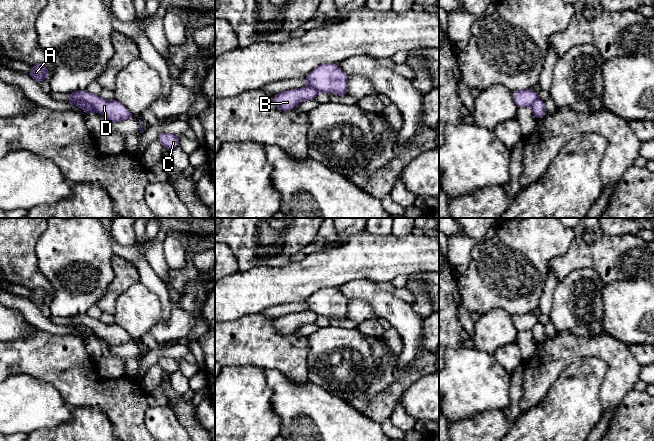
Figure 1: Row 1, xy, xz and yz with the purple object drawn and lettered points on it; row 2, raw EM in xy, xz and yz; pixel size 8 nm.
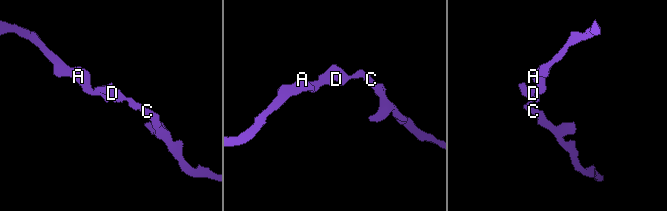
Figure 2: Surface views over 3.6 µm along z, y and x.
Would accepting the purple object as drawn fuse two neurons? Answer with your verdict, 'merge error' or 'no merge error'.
merge error

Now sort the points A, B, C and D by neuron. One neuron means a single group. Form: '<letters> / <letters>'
A B / C D

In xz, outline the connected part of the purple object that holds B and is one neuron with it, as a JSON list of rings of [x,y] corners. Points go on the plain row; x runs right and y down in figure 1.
[[[310,311],[292,313],[275,318],[273,327],[279,334],[289,335],[303,325],[315,323],[316,318],[317,315]]]

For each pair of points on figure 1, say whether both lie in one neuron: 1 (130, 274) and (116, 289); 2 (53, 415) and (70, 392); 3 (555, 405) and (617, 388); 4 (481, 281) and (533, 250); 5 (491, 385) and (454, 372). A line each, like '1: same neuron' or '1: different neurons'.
1: same neuron
2: different neurons
3: different neurons
4: same neuron
5: same neuron

